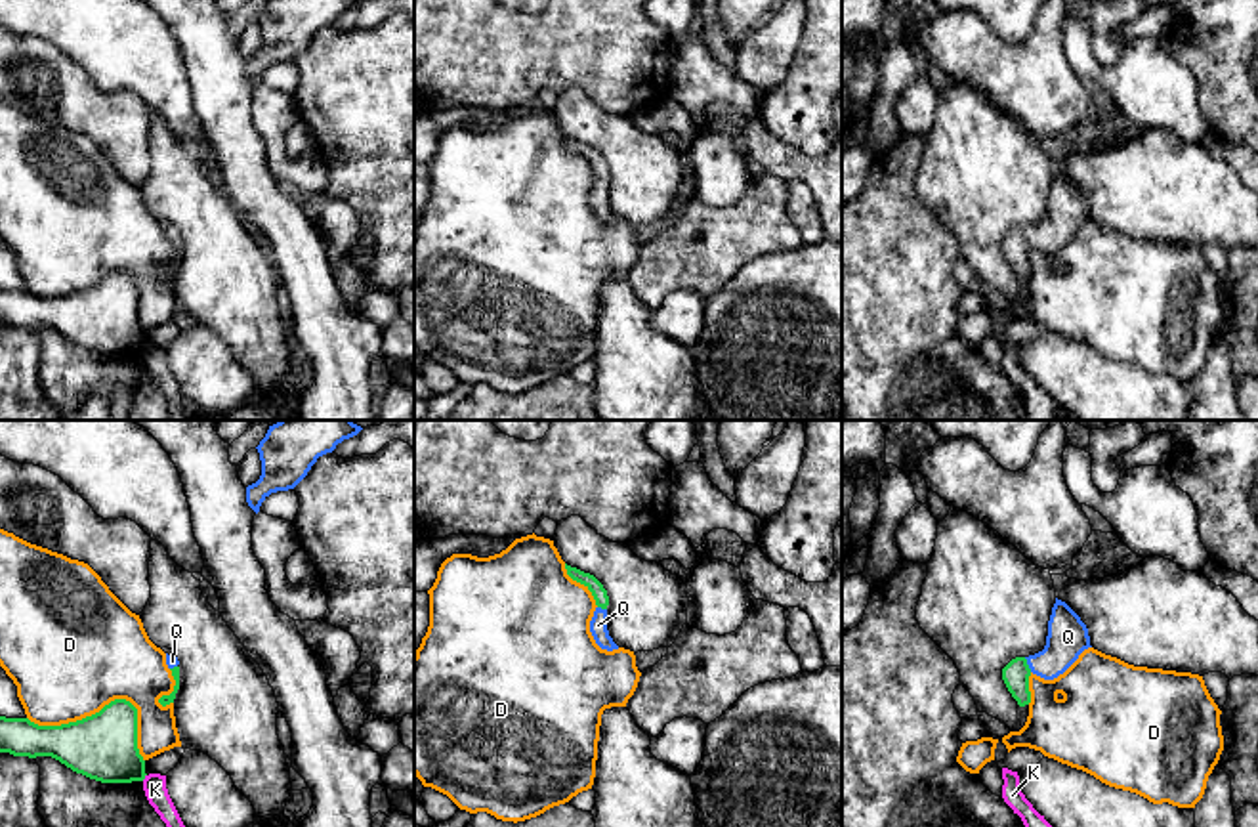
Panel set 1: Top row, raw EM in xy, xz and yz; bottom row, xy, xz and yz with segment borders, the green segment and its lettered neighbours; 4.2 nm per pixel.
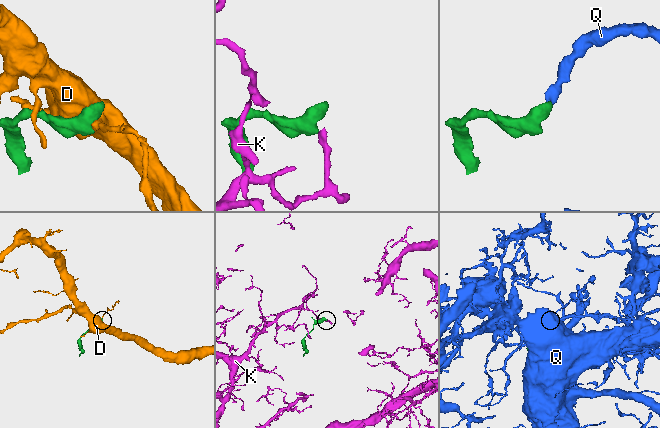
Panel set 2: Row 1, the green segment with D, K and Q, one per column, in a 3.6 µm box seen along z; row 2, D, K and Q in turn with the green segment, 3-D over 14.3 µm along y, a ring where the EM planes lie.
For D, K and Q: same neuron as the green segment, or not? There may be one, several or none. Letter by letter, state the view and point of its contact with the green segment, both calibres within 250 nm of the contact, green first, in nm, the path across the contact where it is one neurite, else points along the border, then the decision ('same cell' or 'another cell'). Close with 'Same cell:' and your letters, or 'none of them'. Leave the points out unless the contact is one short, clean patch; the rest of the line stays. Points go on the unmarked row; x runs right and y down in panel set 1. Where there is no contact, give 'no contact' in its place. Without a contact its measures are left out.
D: contact xy (107, 277); calibres 280 and 480 nm; another cell
K: contact xy (144, 350); calibres 280 and 100 nm; border xy (146, 346), (142, 352); another cell
Q: contact yz (1027, 237); calibres 110 and 180 nm; way yz (1016, 245), (1027, 237), (1041, 235), (1068, 209); same cell
Same cell: Q

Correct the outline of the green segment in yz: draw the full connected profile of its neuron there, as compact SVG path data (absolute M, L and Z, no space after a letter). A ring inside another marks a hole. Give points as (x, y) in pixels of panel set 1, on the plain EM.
M1056 170L1044 222L1029 229L1012 231L1002 241L1002 252L1017 277L1025 279L1031 275L1031 246L1054 252L1088 220L1092 218L1086 197L1065 174Z

